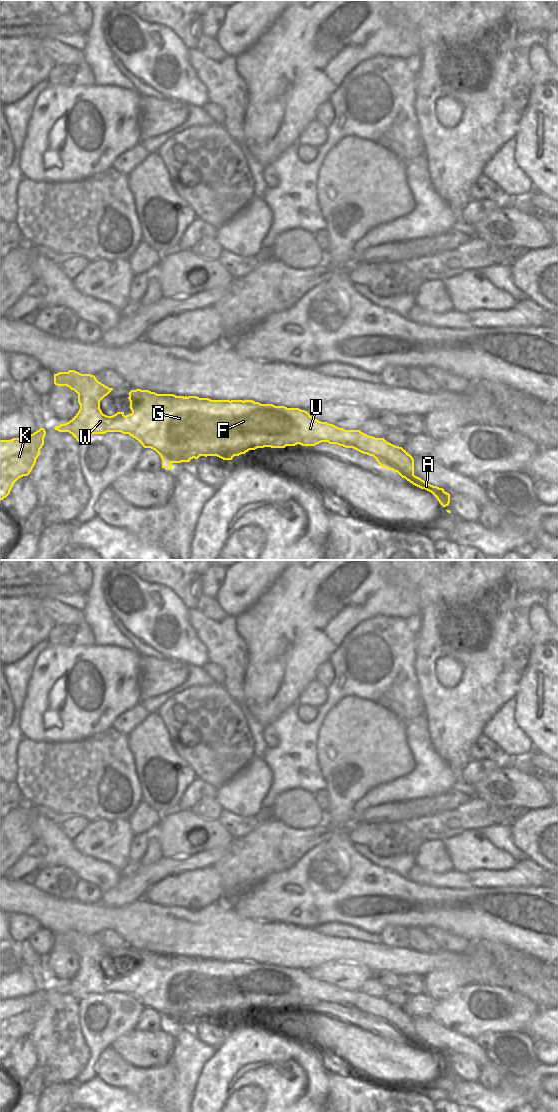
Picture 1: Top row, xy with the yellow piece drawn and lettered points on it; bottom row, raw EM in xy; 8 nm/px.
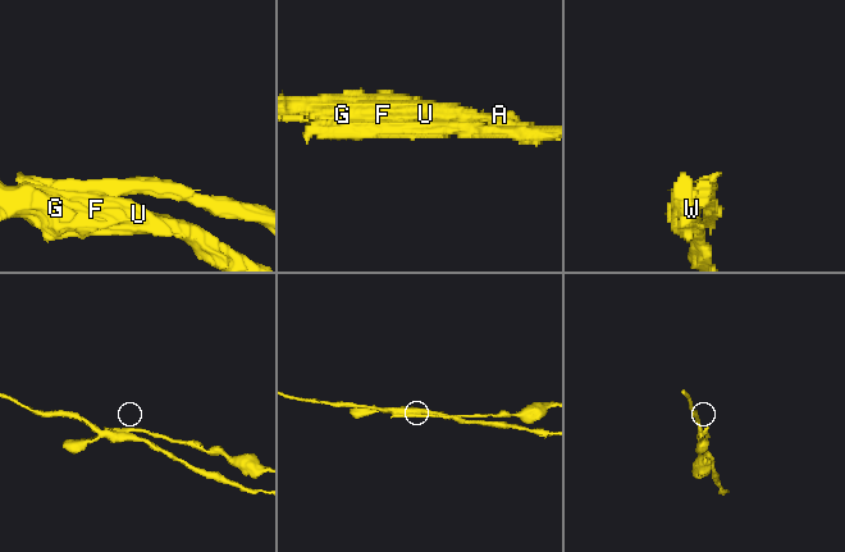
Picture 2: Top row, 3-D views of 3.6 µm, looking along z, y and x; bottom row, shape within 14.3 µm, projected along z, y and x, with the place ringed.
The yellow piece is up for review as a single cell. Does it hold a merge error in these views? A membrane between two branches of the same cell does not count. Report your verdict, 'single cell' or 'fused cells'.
fused cells

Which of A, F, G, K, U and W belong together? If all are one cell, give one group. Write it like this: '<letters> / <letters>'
A F G U W / K

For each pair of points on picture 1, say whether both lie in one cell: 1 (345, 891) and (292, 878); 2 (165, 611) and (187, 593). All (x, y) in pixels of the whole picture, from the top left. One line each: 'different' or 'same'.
1: same
2: different

